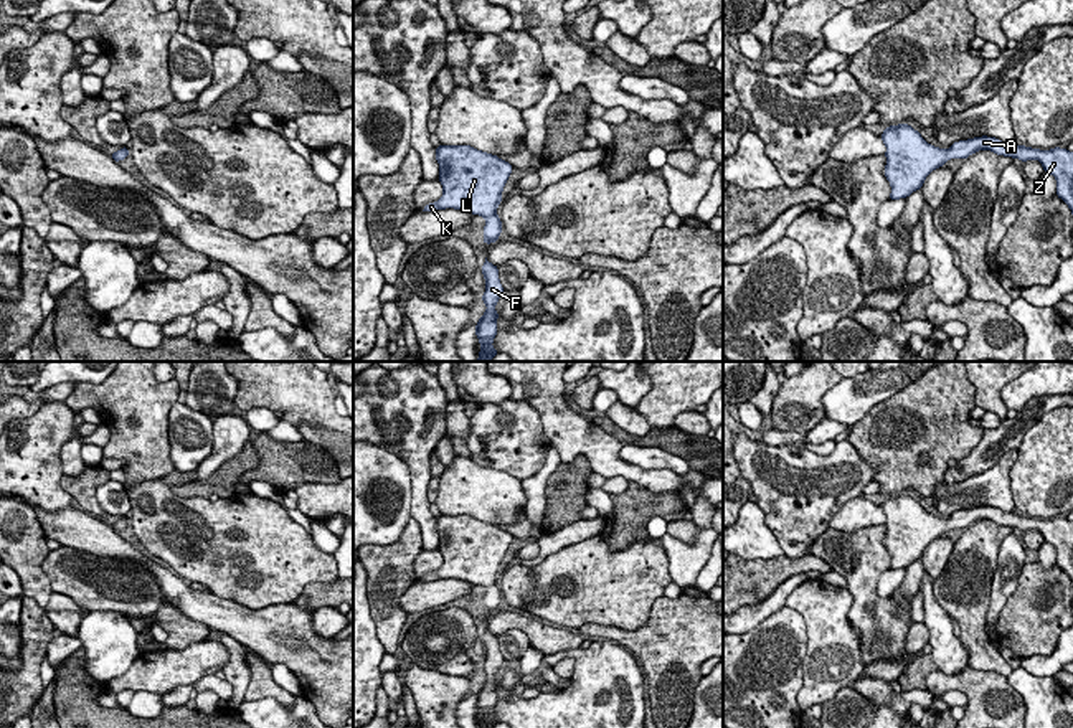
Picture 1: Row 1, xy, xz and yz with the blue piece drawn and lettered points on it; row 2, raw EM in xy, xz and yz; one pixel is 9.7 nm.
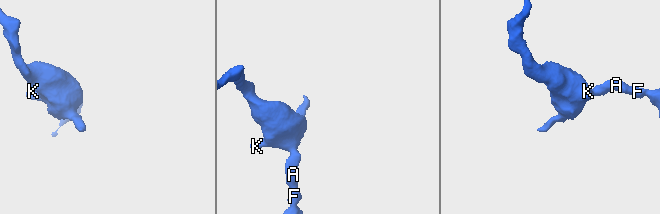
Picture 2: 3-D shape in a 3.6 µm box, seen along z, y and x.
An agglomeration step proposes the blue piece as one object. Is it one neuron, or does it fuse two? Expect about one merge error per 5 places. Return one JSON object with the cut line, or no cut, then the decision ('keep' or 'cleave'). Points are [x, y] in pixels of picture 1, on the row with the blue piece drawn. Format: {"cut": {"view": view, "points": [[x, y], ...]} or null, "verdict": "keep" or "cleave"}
{"cut": null, "verdict": "keep"}

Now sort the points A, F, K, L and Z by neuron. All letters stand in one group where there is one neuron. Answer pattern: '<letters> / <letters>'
A F K L Z

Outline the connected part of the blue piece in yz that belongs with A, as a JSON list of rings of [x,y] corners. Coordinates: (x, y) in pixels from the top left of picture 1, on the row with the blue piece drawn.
[[[906,122],[885,127],[880,135],[886,145],[885,177],[890,182],[890,200],[908,198],[923,188],[926,177],[943,167],[949,158],[967,158],[979,150],[992,150],[997,155],[1022,162],[1038,160],[1043,170],[1056,180],[1056,196],[1073,215],[1073,152],[1066,149],[1040,150],[1025,145],[1005,144],[995,137],[974,137],[954,142],[948,150],[928,144],[918,130]]]

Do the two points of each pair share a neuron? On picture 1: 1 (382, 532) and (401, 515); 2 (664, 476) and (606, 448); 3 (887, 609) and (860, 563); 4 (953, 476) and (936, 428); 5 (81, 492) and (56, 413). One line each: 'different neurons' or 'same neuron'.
1: same neuron
2: same neuron
3: same neuron
4: different neurons
5: different neurons

